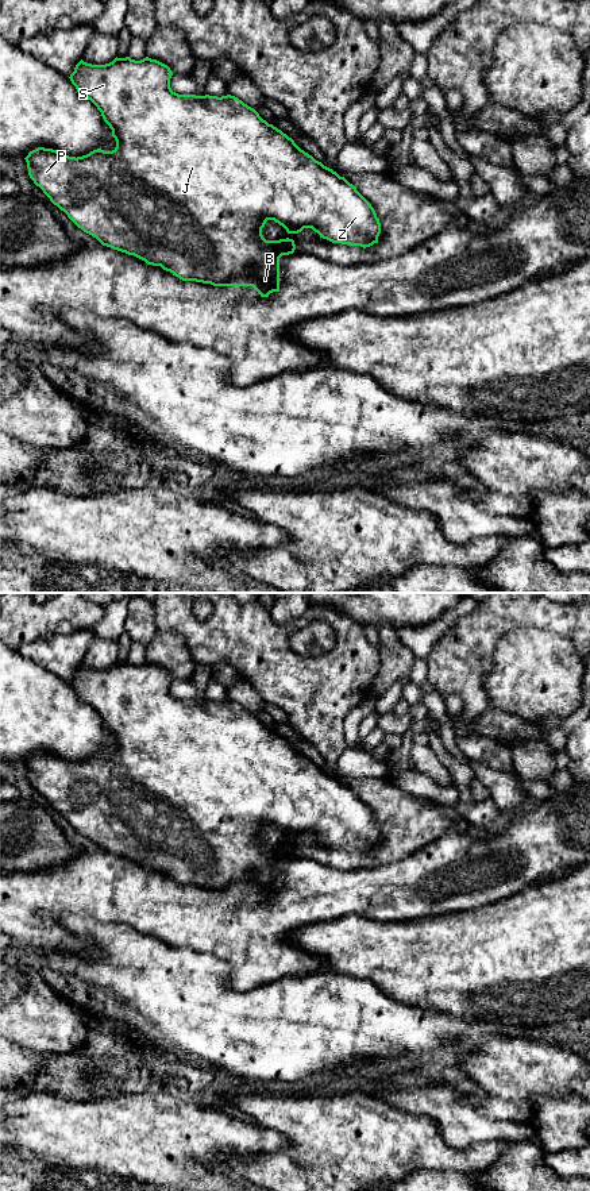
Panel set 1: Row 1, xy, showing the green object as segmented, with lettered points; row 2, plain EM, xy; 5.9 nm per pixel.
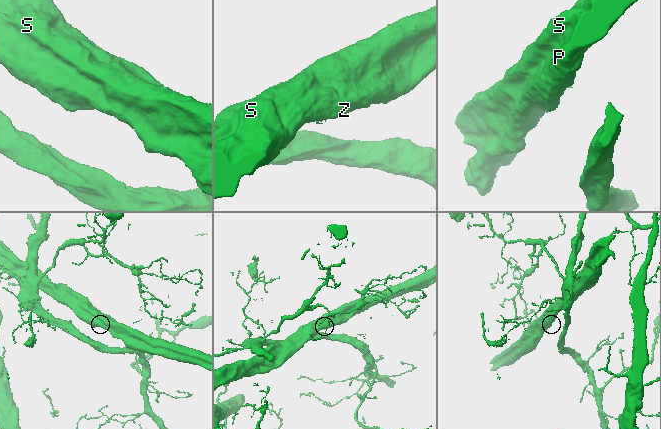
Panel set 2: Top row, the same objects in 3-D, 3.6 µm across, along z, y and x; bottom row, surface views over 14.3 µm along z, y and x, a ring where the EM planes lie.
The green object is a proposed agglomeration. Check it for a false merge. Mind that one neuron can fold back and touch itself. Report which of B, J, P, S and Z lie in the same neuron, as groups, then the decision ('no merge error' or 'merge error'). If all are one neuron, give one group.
B / J P S Z; merge error

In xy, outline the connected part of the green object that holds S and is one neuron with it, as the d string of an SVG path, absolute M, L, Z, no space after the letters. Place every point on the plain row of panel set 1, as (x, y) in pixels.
M116 662L105 670L81 664L76 670L69 683L77 697L101 717L116 752L112 756L97 753L77 763L38 752L24 764L34 789L78 833L103 851L161 871L182 886L213 891L243 886L258 870L294 857L293 844L263 843L262 833L267 825L278 828L288 839L312 833L332 848L363 853L378 848L381 828L374 813L344 782L301 755L238 702L178 699L170 693L171 681L167 670L149 662L140 666Z

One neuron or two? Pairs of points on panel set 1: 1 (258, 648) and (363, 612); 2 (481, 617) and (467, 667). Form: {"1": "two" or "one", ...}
{"1": "two", "2": "one"}

